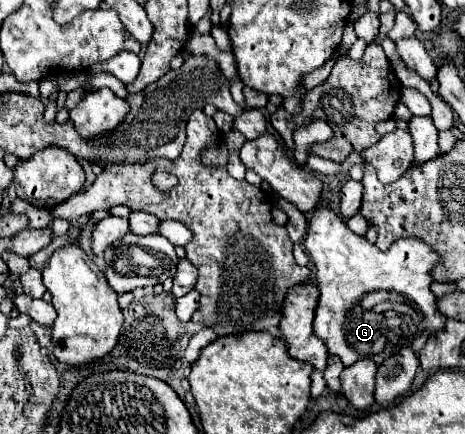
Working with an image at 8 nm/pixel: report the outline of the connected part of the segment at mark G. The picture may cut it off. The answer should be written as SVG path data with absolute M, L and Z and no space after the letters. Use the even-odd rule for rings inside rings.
M320 205L308 225L308 235L306 235L306 251L310 259L314 261L316 267L316 279L318 279L318 289L320 289L320 299L318 299L318 309L316 309L316 319L314 319L314 333L320 337L332 355L338 355L342 363L348 367L356 363L358 359L372 359L376 365L380 365L384 359L394 355L402 347L410 347L416 353L424 347L428 335L444 329L446 317L438 311L436 305L436 295L430 291L432 279L432 269L434 263L440 263L440 255L428 245L416 237L410 239L400 239L396 241L388 251L380 251L376 245L370 245L364 237L354 235L346 221L340 219L330 205ZM372 291L388 291L390 301L384 303L384 309L380 313L376 311L364 311L360 301L372 293Z

